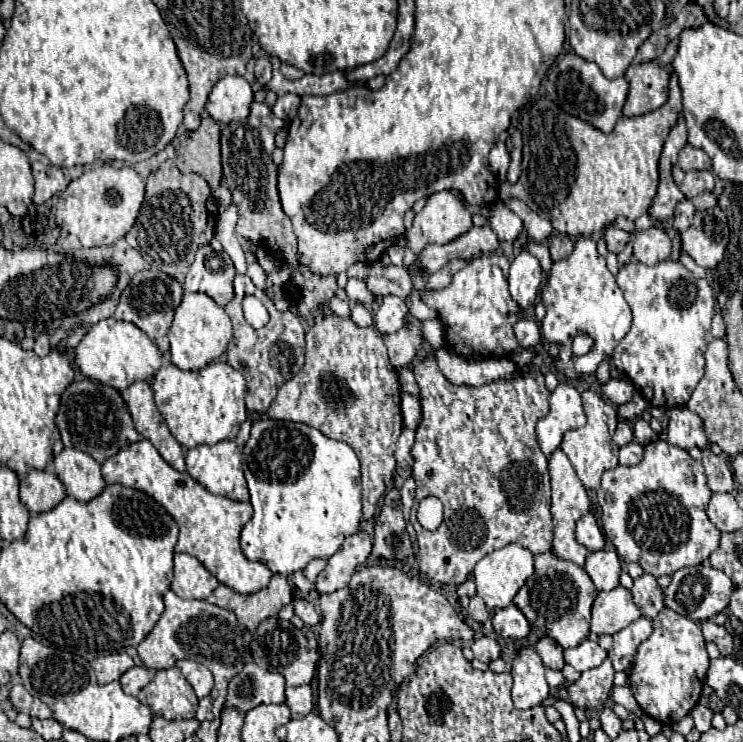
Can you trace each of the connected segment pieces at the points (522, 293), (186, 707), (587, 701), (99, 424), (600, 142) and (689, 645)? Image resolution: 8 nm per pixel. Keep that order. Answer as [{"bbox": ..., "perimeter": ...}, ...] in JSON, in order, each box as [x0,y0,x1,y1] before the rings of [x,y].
[{"bbox":[509,250,543,310],"perimeter":[[[523,250],[509,268],[509,292],[521,310],[535,304],[541,280],[543,276],[539,260]]]},{"bbox":[137,670,197,720],"perimeter":[[[159,670],[155,678],[137,694],[141,704],[149,704],[153,714],[161,714],[167,720],[193,718],[197,710],[197,696],[181,670]]]},{"bbox":[543,658,615,708],"perimeter":[[[605,658],[601,666],[593,670],[585,670],[575,684],[557,690],[557,694],[547,698],[543,706],[549,706],[555,698],[561,698],[579,708],[601,708],[601,704],[607,700],[613,688],[613,674],[615,670],[611,666],[611,660]]]},{"bbox":[57,378,143,464],"perimeter":[[[79,378],[65,388],[61,396],[61,408],[57,412],[57,430],[61,434],[63,446],[71,446],[85,454],[91,454],[99,464],[115,456],[125,446],[139,442],[143,438],[135,430],[131,414],[119,390],[105,386],[93,378]]]},{"bbox":[503,74,681,236],"perimeter":[[[671,74],[669,100],[661,108],[633,118],[621,116],[611,134],[605,134],[595,126],[589,126],[589,122],[579,120],[577,116],[565,114],[553,100],[543,96],[537,102],[533,102],[531,108],[521,118],[523,164],[527,172],[521,172],[519,182],[507,186],[509,196],[505,192],[503,196],[523,200],[541,218],[549,218],[549,222],[559,234],[567,236],[591,236],[593,232],[597,234],[605,226],[613,224],[619,216],[637,220],[653,206],[653,200],[657,196],[659,156],[671,126],[677,122],[679,112],[681,112],[681,88],[675,74]]]},{"bbox":[629,608,709,726],"perimeter":[[[663,608],[653,618],[653,626],[653,634],[637,648],[629,672],[629,688],[647,716],[663,726],[671,726],[683,720],[701,698],[709,656],[705,652],[701,628],[693,620]]]}]

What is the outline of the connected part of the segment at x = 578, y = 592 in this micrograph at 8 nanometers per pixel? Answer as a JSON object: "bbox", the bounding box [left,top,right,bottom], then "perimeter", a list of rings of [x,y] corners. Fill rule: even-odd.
{"bbox":[513,552,597,648],"perimeter":[[[545,552],[535,556],[535,576],[533,580],[527,580],[525,586],[517,592],[513,604],[525,614],[531,624],[535,624],[535,628],[543,630],[559,646],[573,648],[589,636],[591,604],[595,596],[597,590],[589,574],[581,566]]]}

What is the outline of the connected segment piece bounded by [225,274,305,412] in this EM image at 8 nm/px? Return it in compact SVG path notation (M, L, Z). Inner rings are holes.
M245 274L235 276L233 294L235 294L233 300L225 306L225 312L229 314L229 318L233 322L233 340L227 348L227 364L231 364L235 370L245 374L245 380L247 380L247 410L267 412L269 404L273 402L273 398L279 390L279 386L285 384L287 380L291 380L303 368L305 332L303 332L303 326L299 322L299 316L291 310L279 312L275 308L273 300L265 294L265 290L257 288L251 282L249 276L245 276ZM247 294L253 294L255 298L259 298L265 304L265 308L269 310L269 322L261 330L255 330L245 322L241 300Z

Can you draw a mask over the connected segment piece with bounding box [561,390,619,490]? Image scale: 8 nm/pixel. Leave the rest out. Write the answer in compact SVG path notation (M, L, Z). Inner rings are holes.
M585 390L581 394L581 398L583 398L585 414L587 414L587 424L583 428L569 430L563 436L561 450L569 456L569 460L571 460L573 468L575 468L579 480L583 482L583 486L587 490L597 490L603 472L617 466L617 452L619 452L619 448L611 442L611 436L613 436L613 432L615 432L617 427L617 410L613 404L603 400L603 396L593 392L593 390Z

